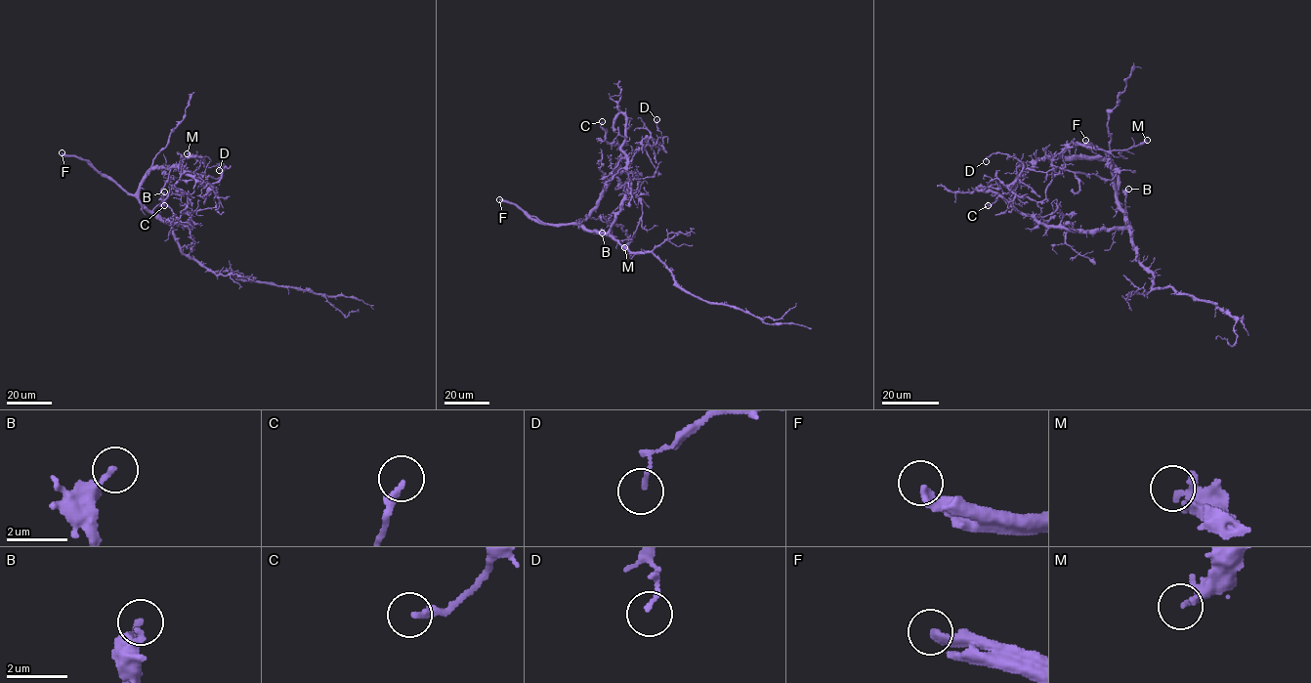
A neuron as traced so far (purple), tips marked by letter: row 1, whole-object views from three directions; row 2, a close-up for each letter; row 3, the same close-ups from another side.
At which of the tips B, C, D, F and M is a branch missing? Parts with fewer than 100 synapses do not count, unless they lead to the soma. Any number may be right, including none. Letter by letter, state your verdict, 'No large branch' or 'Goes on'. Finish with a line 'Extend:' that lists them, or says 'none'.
B: No large branch
C: No large branch
D: No large branch
F: Goes on
M: No large branch
Extend: F

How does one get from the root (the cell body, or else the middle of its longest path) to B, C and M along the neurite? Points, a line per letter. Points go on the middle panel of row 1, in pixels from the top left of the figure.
B: (613, 236), (590, 232), (602, 233)
C: (613, 236), (576, 222), (596, 206), (620, 154), (619, 146), (606, 140), (602, 121)
M: (613, 236), (576, 222), (586, 218), (616, 178), (623, 190), (640, 200), (642, 210), (633, 238), (624, 247)

